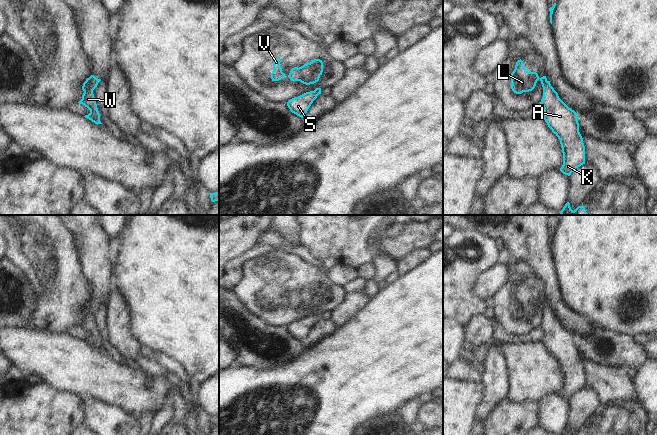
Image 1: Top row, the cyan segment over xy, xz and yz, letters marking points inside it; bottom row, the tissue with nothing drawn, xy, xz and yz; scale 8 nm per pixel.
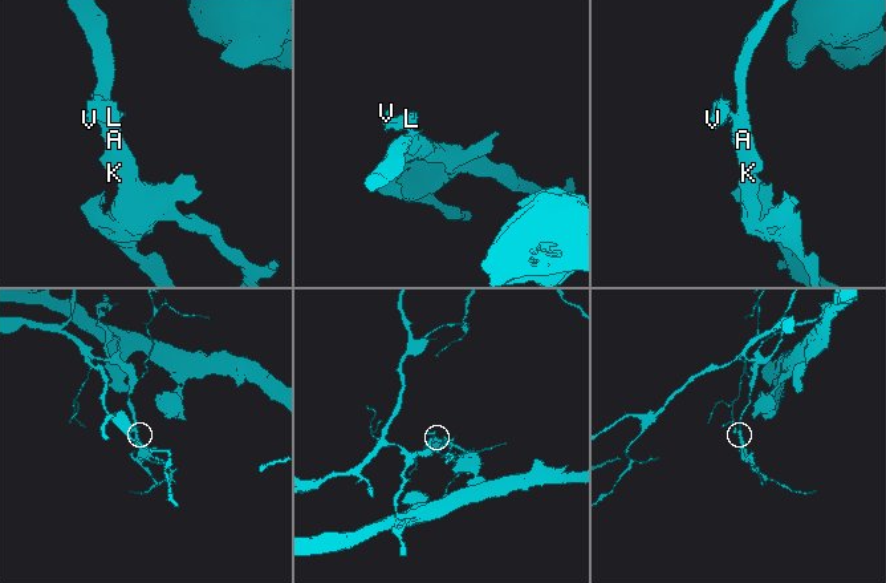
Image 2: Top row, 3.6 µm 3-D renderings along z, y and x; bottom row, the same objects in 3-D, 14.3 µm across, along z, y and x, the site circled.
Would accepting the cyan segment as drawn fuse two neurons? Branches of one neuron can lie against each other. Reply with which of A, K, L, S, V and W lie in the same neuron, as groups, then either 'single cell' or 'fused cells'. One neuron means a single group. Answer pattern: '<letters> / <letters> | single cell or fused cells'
A K S W / L V | fused cells

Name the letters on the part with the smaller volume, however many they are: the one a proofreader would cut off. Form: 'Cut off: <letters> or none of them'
Cut off: L, V

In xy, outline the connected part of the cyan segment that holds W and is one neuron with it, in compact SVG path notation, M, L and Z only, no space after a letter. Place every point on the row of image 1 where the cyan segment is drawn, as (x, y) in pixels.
M83 83L82 90L84 91L84 93L82 95L82 99L78 103L84 105L90 110L90 113L88 115L85 115L84 117L91 120L97 125L102 124L100 121L100 114L93 94L94 89L90 85L85 85Z

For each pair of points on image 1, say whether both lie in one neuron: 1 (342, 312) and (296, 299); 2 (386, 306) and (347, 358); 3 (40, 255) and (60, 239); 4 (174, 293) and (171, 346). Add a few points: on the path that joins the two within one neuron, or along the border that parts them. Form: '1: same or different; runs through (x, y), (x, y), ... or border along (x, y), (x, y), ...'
1: different; border along (346, 293), (343, 300), (330, 311)
2: same; runs through (386, 319), (360, 345)
3: same; runs through (45, 250), (55, 242)
4: same; runs through (174, 306), (174, 333)

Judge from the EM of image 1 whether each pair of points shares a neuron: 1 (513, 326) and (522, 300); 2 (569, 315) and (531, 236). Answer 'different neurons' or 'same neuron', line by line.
1: same neuron
2: same neuron

